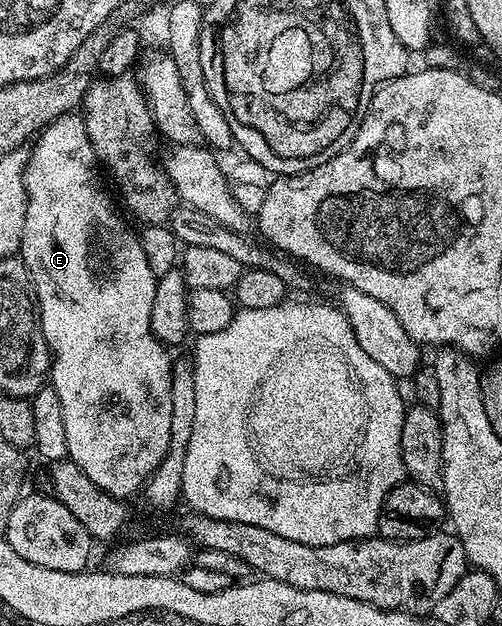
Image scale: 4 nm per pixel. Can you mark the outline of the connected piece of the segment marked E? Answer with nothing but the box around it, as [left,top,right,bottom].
[18,111,173,499]

